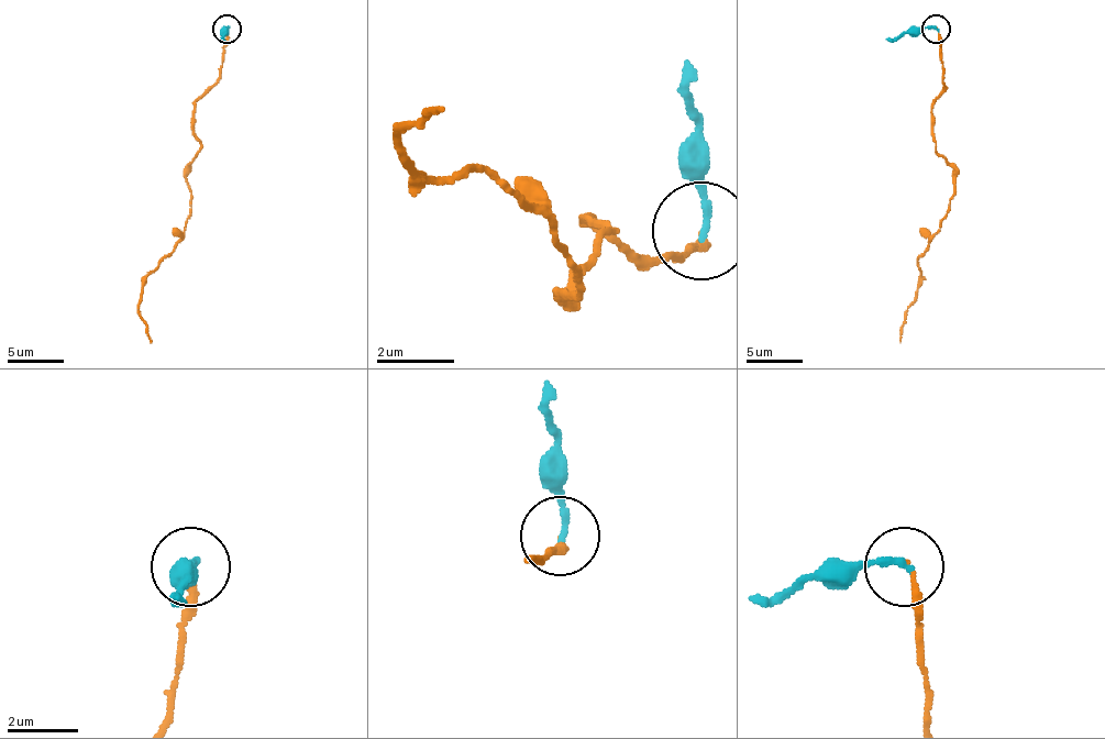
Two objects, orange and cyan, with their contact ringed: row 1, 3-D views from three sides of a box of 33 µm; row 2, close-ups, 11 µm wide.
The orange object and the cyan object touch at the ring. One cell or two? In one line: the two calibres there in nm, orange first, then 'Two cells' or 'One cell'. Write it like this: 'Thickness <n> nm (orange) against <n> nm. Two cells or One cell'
Thickness 130 nm (orange) against 190 nm. Two cells

